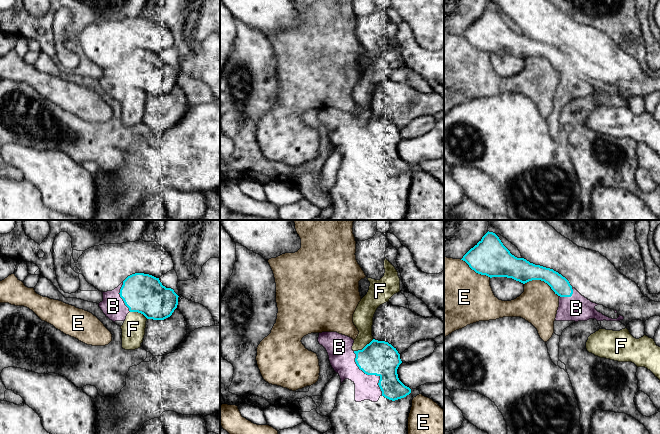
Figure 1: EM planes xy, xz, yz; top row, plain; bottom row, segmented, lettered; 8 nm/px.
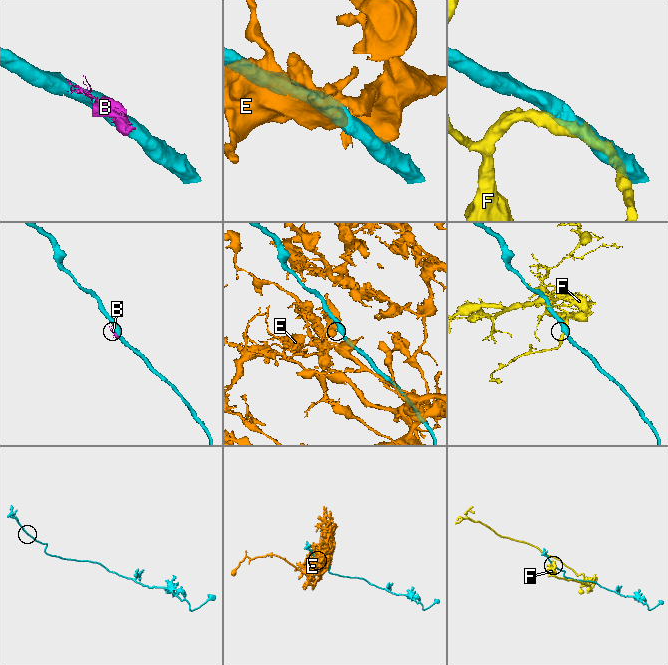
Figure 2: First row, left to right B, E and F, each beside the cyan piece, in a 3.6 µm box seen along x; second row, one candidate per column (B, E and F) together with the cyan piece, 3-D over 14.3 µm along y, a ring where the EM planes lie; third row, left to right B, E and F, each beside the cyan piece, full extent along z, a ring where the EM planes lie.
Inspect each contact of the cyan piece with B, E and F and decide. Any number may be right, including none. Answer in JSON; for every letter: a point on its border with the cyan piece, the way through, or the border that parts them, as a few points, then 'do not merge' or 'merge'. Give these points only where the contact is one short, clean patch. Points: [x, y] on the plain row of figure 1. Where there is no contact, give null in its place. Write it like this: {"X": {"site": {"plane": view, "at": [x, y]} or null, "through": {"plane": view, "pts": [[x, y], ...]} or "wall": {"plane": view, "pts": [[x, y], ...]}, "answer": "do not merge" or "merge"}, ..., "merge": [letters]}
{"B": {"site": {"plane": "xz", "at": [370, 150]}, "answer": "do not merge"}, "E": {"site": {"plane": "yz", "at": [542, 56]}, "answer": "do not merge"}, "F": {"site": {"plane": "xz", "at": [364, 123]}, "wall": {"plane": "xz", "pts": [[373, 115], [361, 125], [354, 127]]}, "answer": "do not merge"}, "merge": []}

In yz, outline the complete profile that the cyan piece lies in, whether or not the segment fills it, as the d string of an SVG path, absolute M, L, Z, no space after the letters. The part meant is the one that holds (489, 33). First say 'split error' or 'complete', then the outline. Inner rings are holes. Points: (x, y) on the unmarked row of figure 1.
complete; M488 7L461 36L476 49L490 54L507 53L523 60L541 56L560 73L571 73L573 70L572 62L565 53L553 45L515 33L493 8Z

